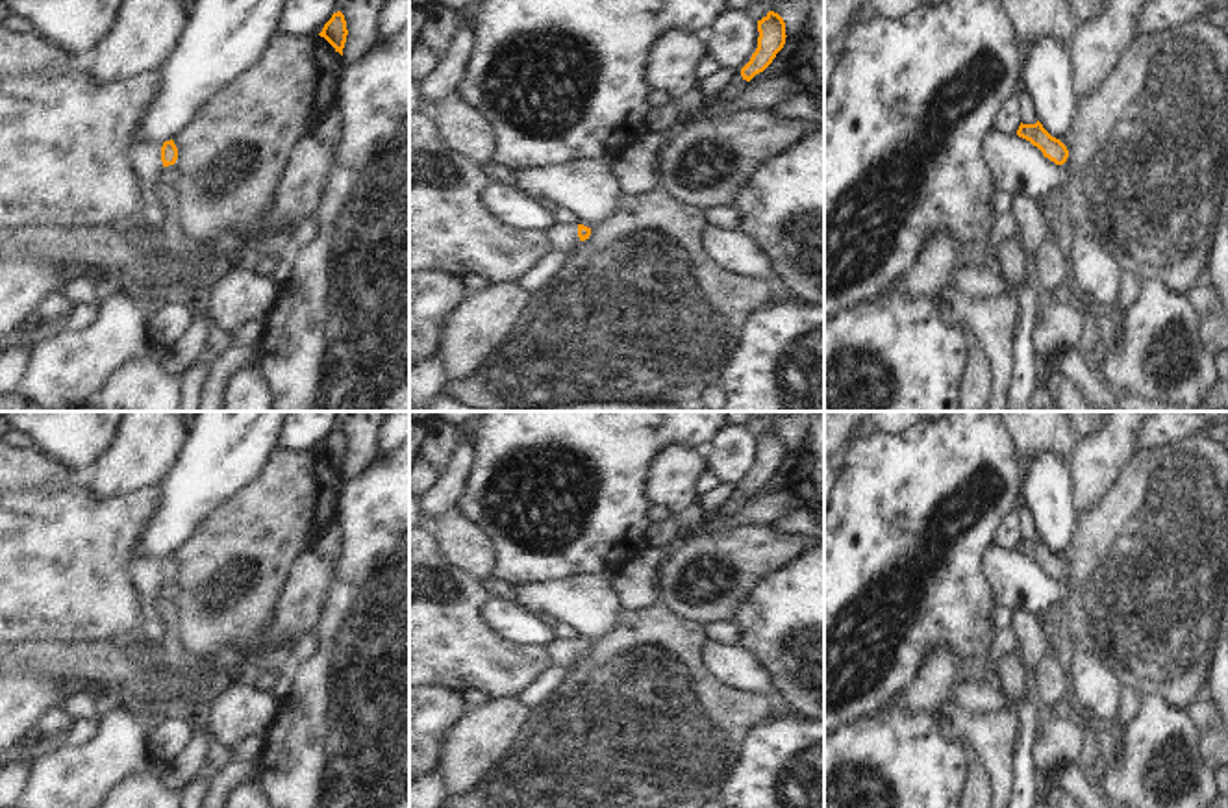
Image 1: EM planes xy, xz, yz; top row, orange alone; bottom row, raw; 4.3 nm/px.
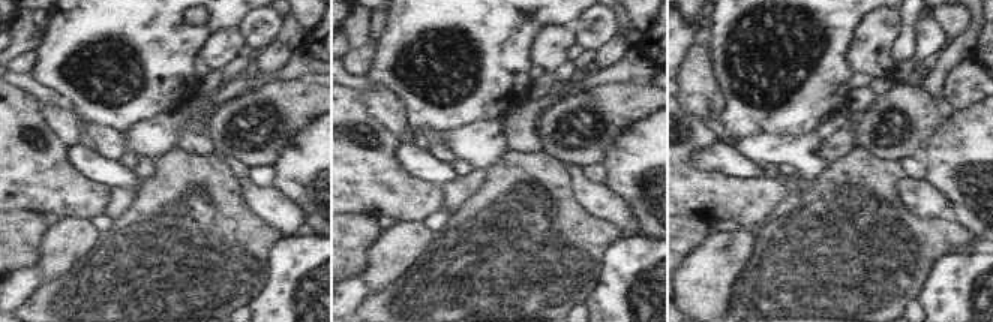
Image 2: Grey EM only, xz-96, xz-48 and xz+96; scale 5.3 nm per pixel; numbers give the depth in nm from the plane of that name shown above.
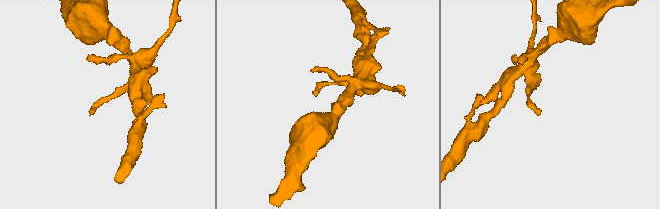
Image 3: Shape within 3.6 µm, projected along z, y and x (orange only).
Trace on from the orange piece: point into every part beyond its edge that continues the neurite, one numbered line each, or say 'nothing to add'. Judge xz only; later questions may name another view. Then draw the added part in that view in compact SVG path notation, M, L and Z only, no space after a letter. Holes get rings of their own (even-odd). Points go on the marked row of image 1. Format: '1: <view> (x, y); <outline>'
1: xz (563, 238); M556 222L545 232L552 243L552 250L572 252L582 243L578 237L578 222L569 226Z

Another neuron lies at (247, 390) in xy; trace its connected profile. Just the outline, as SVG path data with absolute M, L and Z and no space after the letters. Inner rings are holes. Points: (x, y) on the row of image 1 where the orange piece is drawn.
M259 356L226 380L222 411L274 411L274 389Z

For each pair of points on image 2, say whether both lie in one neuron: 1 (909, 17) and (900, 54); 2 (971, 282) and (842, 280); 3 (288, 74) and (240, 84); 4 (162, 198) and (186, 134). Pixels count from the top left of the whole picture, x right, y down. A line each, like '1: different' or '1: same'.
1: same
2: different
3: same
4: different

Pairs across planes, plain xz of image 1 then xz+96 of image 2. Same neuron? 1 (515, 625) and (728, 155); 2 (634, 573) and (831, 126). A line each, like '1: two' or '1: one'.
1: one
2: two

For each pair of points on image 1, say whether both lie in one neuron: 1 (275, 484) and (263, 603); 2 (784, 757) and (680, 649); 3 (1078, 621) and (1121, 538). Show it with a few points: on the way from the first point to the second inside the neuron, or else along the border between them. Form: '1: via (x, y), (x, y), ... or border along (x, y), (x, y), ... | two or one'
1: via (275, 514), (273, 532), (263, 542), (263, 573) | one
2: border along (771, 719), (751, 734), (736, 768) | two
3: via (1099, 601), (1121, 579), (1121, 558) | one

